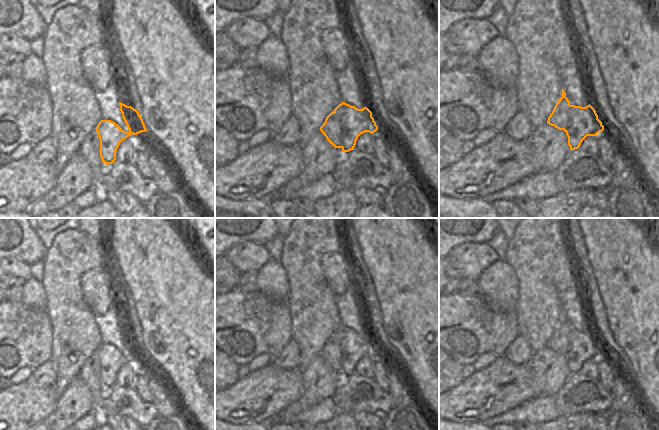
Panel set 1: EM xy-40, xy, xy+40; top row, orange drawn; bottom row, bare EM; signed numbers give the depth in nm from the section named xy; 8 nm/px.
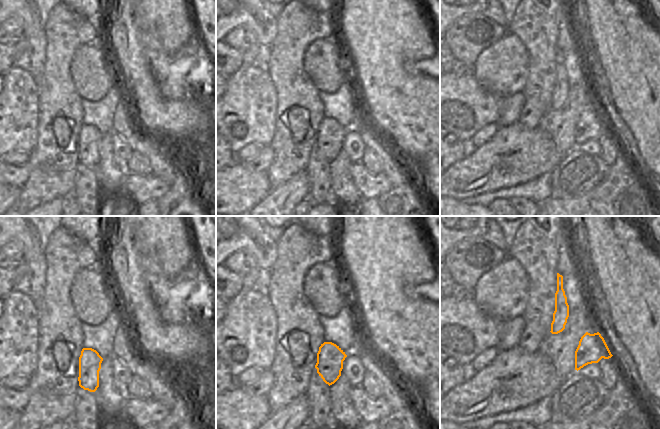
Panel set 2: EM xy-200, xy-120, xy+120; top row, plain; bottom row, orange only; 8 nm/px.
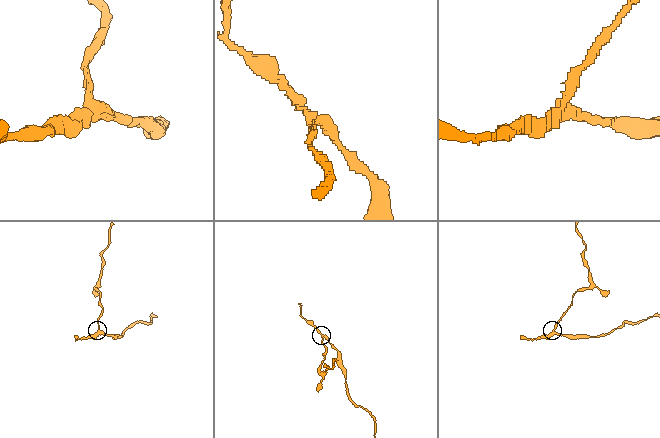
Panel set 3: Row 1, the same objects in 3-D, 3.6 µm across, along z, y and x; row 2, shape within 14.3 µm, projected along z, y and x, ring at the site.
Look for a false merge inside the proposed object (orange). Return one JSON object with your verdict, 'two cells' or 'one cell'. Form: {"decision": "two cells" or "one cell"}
{"decision": "two cells"}

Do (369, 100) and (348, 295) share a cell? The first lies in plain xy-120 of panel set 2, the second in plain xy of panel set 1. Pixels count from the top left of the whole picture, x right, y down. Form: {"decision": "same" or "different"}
{"decision": "different"}

